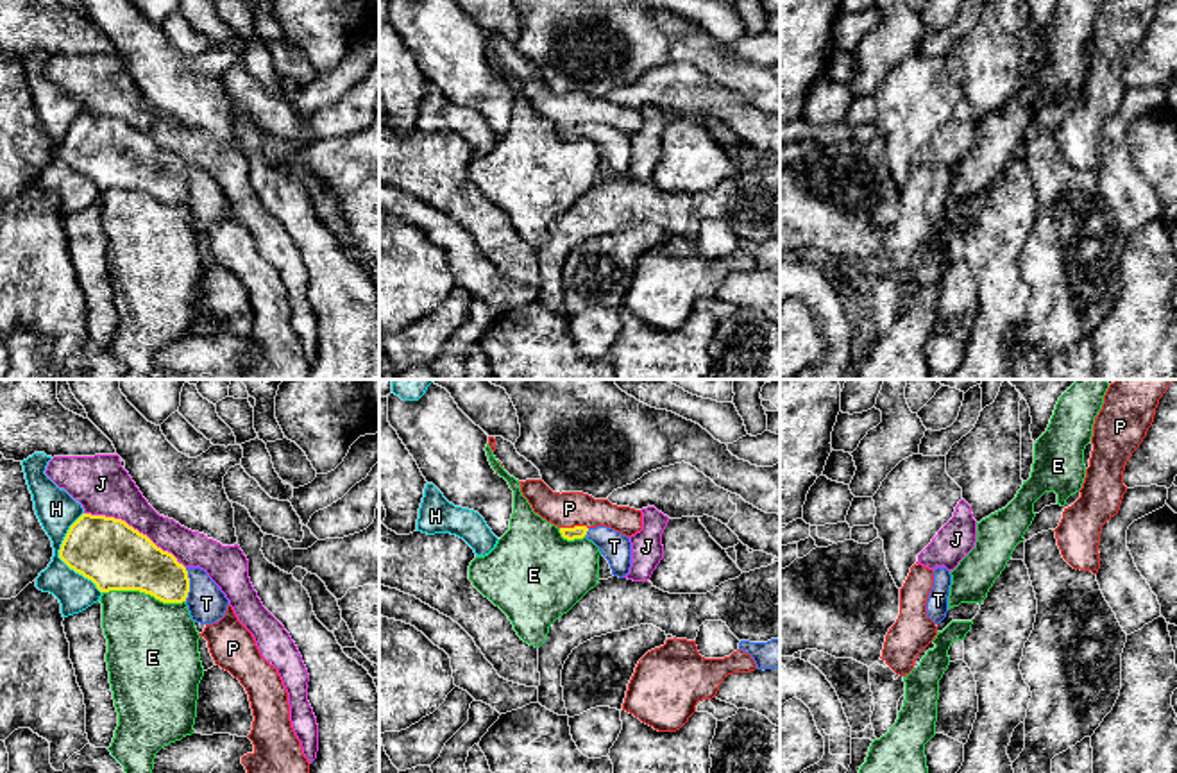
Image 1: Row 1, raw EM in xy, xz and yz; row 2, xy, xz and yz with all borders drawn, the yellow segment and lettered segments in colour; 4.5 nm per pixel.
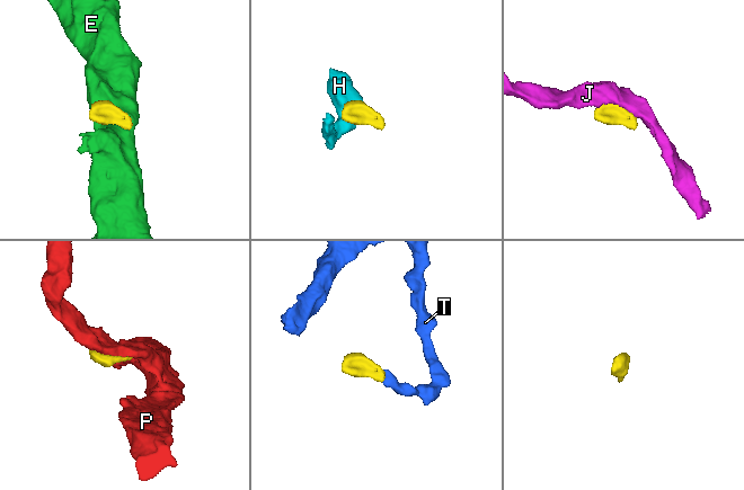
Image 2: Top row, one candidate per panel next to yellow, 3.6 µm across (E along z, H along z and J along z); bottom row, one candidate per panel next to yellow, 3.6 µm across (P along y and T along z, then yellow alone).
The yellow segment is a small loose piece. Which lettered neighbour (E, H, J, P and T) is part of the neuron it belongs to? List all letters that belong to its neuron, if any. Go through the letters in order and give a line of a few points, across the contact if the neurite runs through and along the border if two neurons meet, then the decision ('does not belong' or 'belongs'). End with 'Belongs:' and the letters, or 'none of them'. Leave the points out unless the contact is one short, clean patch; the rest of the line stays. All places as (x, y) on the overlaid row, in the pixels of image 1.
E: does not belong
H: does not belong
J: does not belong
P: does not belong
T: line xy (136, 564), (174, 584), (188, 584), (206, 603); belongs
Belongs: T

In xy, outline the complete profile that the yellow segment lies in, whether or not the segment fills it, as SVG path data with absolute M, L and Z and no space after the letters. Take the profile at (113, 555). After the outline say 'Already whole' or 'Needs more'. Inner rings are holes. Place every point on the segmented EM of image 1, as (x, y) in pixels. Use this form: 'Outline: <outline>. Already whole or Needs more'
Outline: M82 514L68 530L59 558L100 592L140 590L163 603L186 603L195 623L218 623L229 607L200 567L184 567L122 519Z. Needs more

